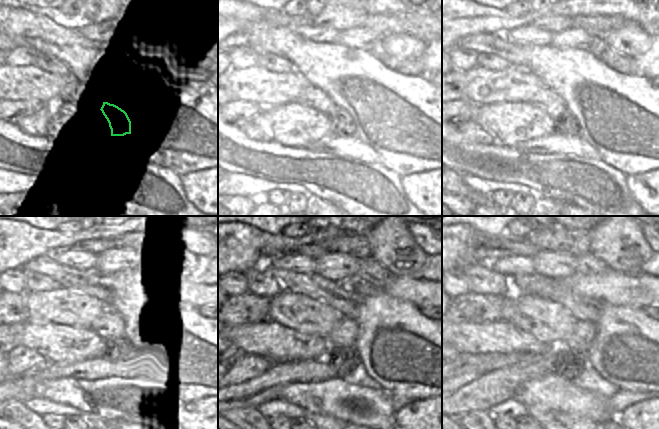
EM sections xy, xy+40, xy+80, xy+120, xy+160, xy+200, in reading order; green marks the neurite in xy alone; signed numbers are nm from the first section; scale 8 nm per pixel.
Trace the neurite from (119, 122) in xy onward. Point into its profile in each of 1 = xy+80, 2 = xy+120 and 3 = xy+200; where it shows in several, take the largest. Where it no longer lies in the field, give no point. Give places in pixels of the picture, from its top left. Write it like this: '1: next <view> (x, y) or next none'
1: next xy+80 (565, 125)
2: next xy+120 (119, 350)
3: next xy+200 (570, 371)

